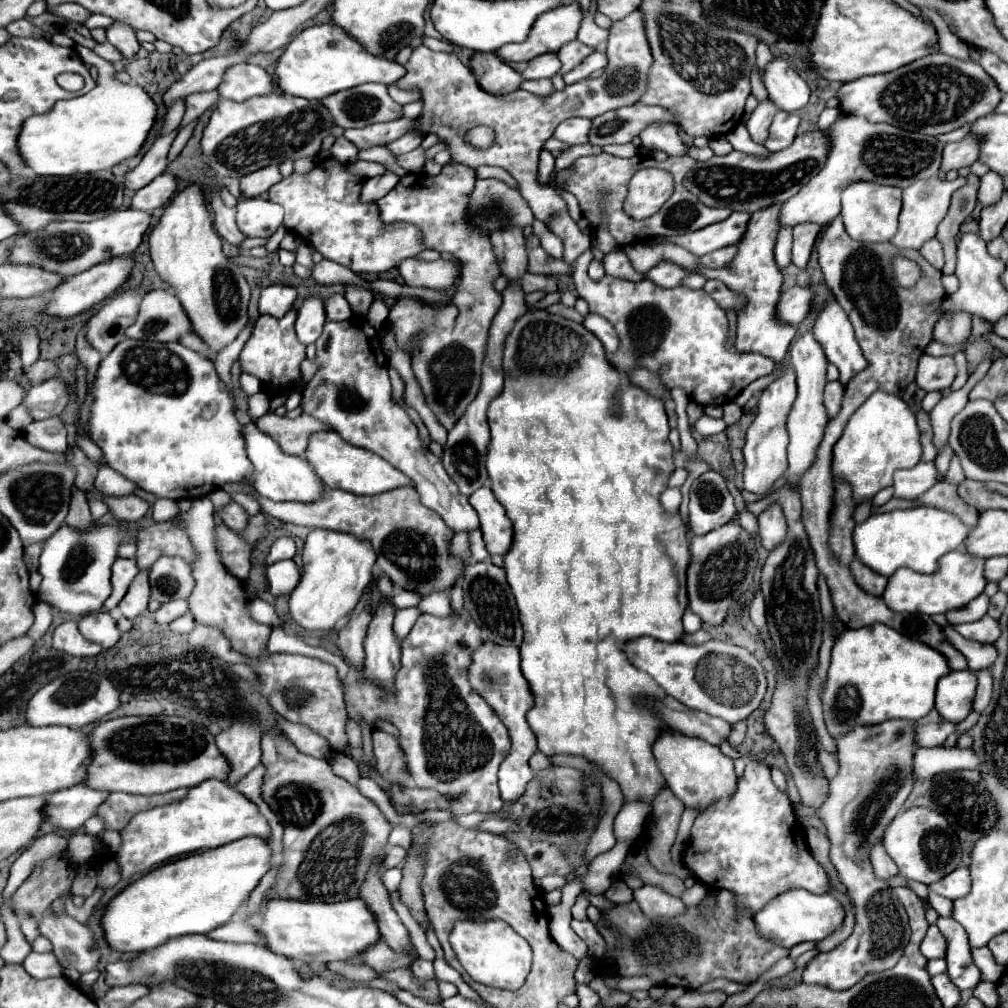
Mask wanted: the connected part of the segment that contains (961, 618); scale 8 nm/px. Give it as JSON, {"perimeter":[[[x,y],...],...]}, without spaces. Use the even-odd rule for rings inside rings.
{"perimeter":[[[980,594],[980,596],[974,598],[968,606],[958,608],[958,610],[950,610],[950,612],[946,612],[944,616],[946,616],[946,620],[948,620],[952,626],[964,624],[964,622],[974,622],[974,620],[980,620],[980,618],[986,614],[988,602],[990,602],[990,598],[988,598],[986,594]]]}

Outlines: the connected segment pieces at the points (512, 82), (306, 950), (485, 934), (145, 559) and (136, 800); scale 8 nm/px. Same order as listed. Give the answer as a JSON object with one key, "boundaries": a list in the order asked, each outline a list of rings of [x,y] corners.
{"boundaries":[[[[476,52],[470,58],[470,68],[480,88],[490,94],[508,94],[510,90],[518,90],[522,84],[520,74],[502,62],[496,54]]],[[[352,898],[336,904],[300,902],[300,900],[270,900],[256,928],[264,934],[266,946],[276,954],[296,960],[298,964],[326,964],[334,960],[350,960],[362,954],[368,946],[380,942],[380,930],[374,914],[362,898]]],[[[484,918],[456,920],[450,932],[450,944],[464,970],[474,980],[494,988],[518,990],[524,984],[524,978],[528,976],[528,970],[532,966],[532,950],[528,942],[520,938],[508,924],[499,920]]],[[[176,520],[160,522],[160,524],[150,524],[148,528],[140,530],[136,534],[136,564],[140,570],[148,570],[156,558],[170,554],[170,556],[180,556],[186,562],[194,560],[194,550],[192,544],[188,542],[188,536],[184,536],[184,530],[178,528]]],[[[184,788],[172,790],[168,794],[152,794],[152,796],[134,796],[134,794],[124,794],[124,792],[114,792],[110,794],[108,802],[100,808],[100,816],[106,820],[106,828],[122,830],[134,814],[140,810],[150,810],[156,806],[164,806],[168,802],[176,802],[178,798],[184,798]]]]}

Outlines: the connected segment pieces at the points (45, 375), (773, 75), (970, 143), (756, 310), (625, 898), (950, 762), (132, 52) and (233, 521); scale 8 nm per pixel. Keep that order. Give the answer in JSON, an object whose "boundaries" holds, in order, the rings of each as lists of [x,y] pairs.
{"boundaries":[[[[38,360],[32,368],[24,368],[24,372],[30,382],[42,382],[42,380],[54,378],[58,374],[58,362],[56,360]]],[[[772,58],[766,64],[762,82],[768,90],[768,96],[772,96],[774,102],[784,112],[794,112],[808,104],[808,96],[810,96],[808,84],[784,58]]],[[[966,136],[960,142],[946,144],[940,170],[946,174],[950,170],[968,168],[970,164],[974,164],[978,160],[978,144],[980,144],[980,138],[976,136]]],[[[770,206],[770,208],[760,210],[758,214],[750,216],[748,230],[746,230],[744,238],[738,242],[738,252],[728,266],[712,270],[712,268],[706,268],[700,264],[696,268],[696,272],[702,274],[704,278],[722,280],[722,282],[726,282],[726,286],[732,286],[732,290],[740,290],[746,294],[748,302],[738,316],[736,350],[762,354],[762,356],[774,360],[776,364],[780,364],[784,360],[788,346],[790,346],[792,338],[796,336],[796,326],[780,326],[780,322],[776,322],[772,318],[772,310],[776,310],[776,298],[780,296],[780,286],[782,286],[782,274],[774,262],[774,242],[776,242],[778,230],[780,230],[776,226],[778,210],[780,210],[780,206]]],[[[615,882],[605,893],[605,897],[614,904],[628,903],[633,900],[630,888],[624,882]]],[[[916,748],[914,776],[932,778],[948,770],[978,770],[978,764],[980,762],[976,762],[976,754],[972,754],[972,748]]],[[[114,22],[106,30],[106,36],[108,36],[108,42],[114,48],[118,48],[126,60],[132,60],[136,56],[136,52],[140,50],[140,44],[136,40],[134,30],[130,26],[122,26],[122,22]]],[[[228,502],[226,506],[222,506],[218,512],[216,512],[224,524],[232,530],[242,530],[248,522],[248,514],[242,510],[242,506],[238,506],[236,502]]]]}

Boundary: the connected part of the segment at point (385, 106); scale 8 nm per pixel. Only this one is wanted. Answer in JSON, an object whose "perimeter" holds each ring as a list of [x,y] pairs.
{"perimeter":[[[364,84],[364,86],[356,86],[352,90],[344,90],[344,92],[336,92],[328,98],[320,100],[322,106],[328,106],[328,112],[334,116],[334,122],[342,128],[362,128],[368,124],[376,124],[376,122],[388,122],[388,120],[396,120],[400,118],[400,110],[402,106],[396,104],[390,96],[386,86],[380,84]]]}

